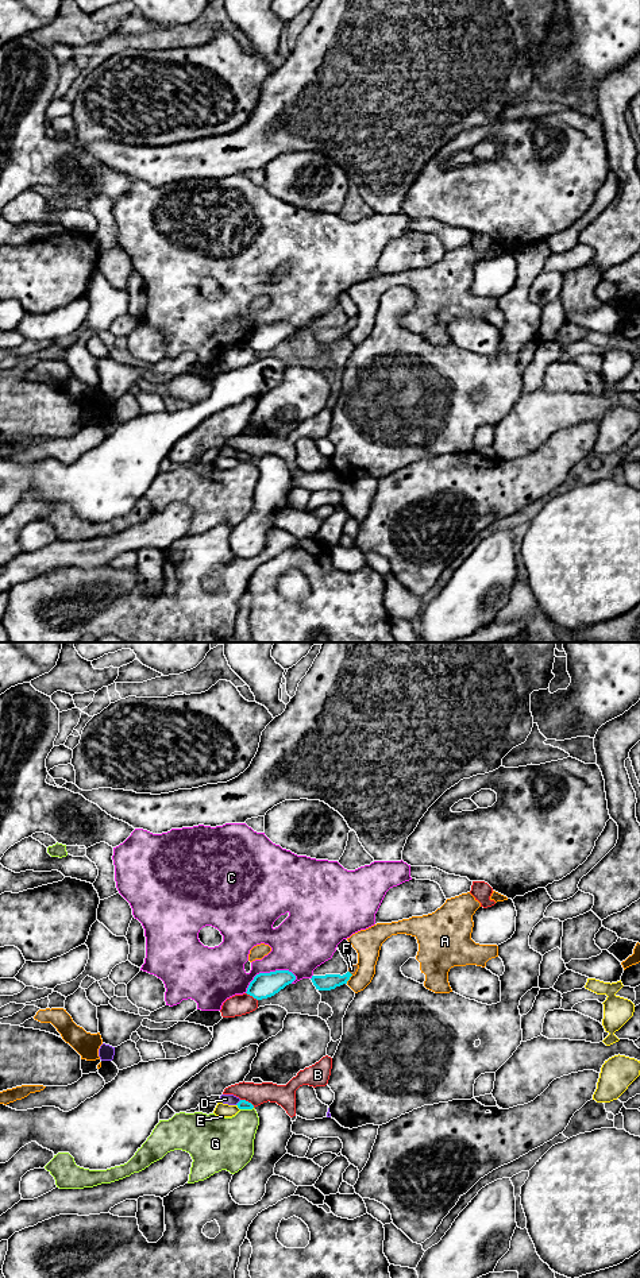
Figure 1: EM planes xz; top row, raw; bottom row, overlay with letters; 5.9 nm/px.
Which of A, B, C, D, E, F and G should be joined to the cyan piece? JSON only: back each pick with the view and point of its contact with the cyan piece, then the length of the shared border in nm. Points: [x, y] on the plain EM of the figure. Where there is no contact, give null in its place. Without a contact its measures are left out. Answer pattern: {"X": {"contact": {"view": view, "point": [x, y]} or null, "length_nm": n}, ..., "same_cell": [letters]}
{"F": {"contact": {"view": "xz", "point": [350, 325]}, "length_nm": 40}, "same_cell": ["F"]}

